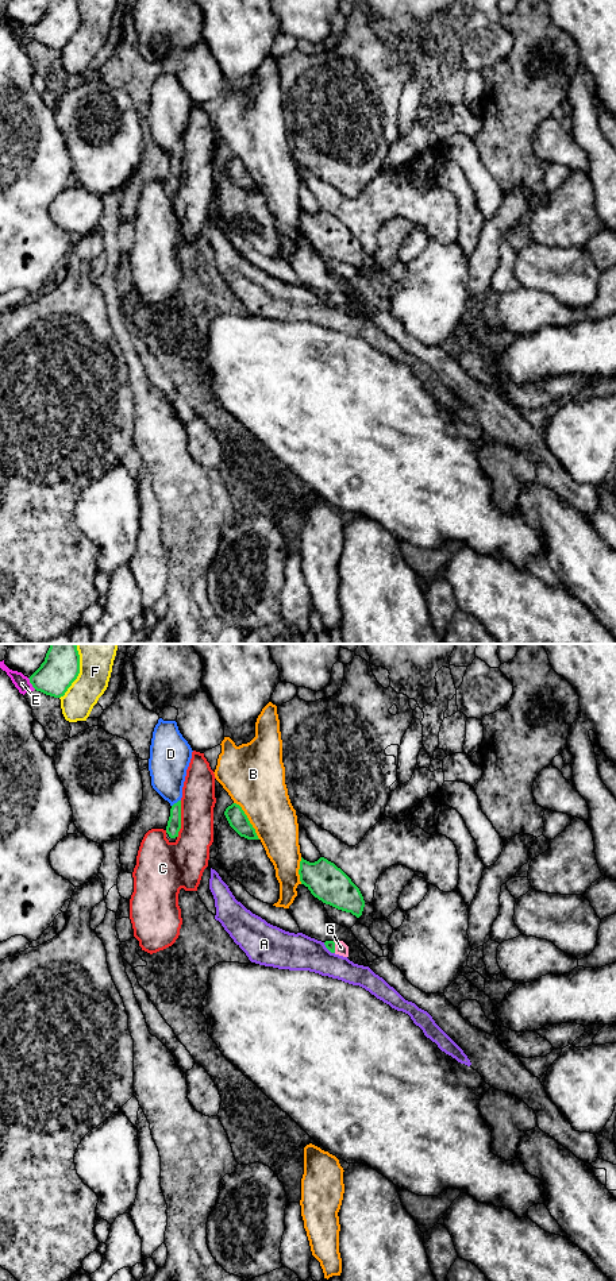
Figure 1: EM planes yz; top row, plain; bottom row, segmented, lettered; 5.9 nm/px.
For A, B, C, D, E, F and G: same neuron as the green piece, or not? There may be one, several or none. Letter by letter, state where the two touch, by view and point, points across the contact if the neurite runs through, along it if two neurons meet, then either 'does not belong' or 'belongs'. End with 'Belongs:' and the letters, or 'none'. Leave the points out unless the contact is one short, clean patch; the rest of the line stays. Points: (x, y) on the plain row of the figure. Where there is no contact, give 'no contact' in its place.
A: yz (328, 301) | along yz (323, 294), (334, 305) | does not belong
B: yz (247, 172) | does not belong
C: yz (180, 172) | does not belong
D: yz (177, 154) | along yz (180, 151), (172, 158) | does not belong
E: yz (30, 34) | does not belong
F: yz (79, 24) | does not belong
G: yz (334, 298) | across yz (330, 297), (334, 298), (341, 300) | belongs
Belongs: G

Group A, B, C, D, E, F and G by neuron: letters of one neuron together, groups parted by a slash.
A / B / C / D / E / F / G

